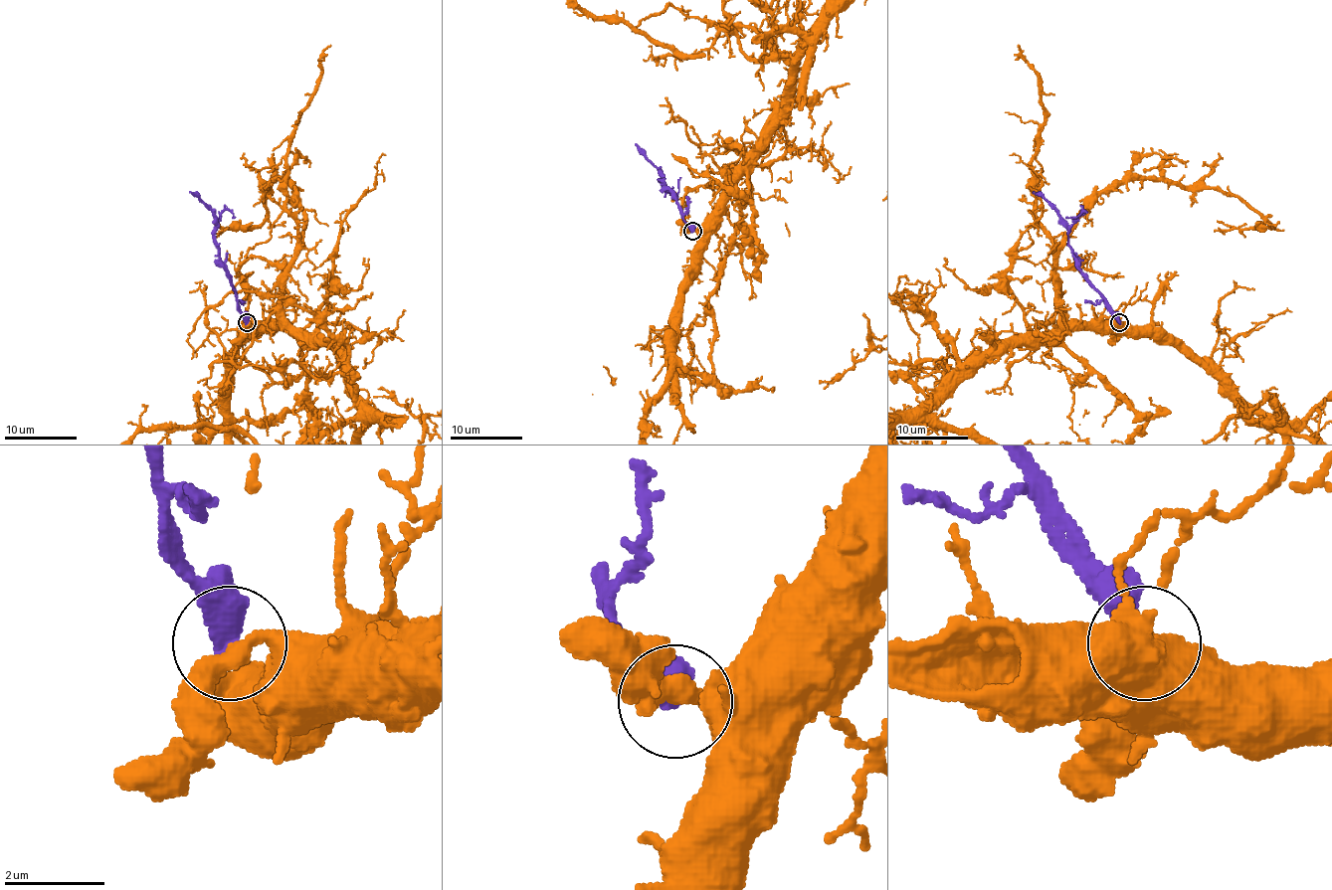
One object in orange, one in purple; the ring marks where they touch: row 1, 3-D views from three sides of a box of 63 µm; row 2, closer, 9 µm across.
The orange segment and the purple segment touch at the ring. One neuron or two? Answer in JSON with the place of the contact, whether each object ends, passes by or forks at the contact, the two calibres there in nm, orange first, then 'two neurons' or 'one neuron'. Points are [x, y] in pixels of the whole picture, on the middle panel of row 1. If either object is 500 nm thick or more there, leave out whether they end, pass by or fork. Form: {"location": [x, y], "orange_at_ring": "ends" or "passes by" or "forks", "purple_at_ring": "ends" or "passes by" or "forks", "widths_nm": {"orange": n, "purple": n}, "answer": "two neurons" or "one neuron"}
{"location": [692, 231], "orange_at_ring": "passes by", "purple_at_ring": "ends", "widths_nm": {"orange": 400, "purple": 480}, "answer": "two neurons"}

